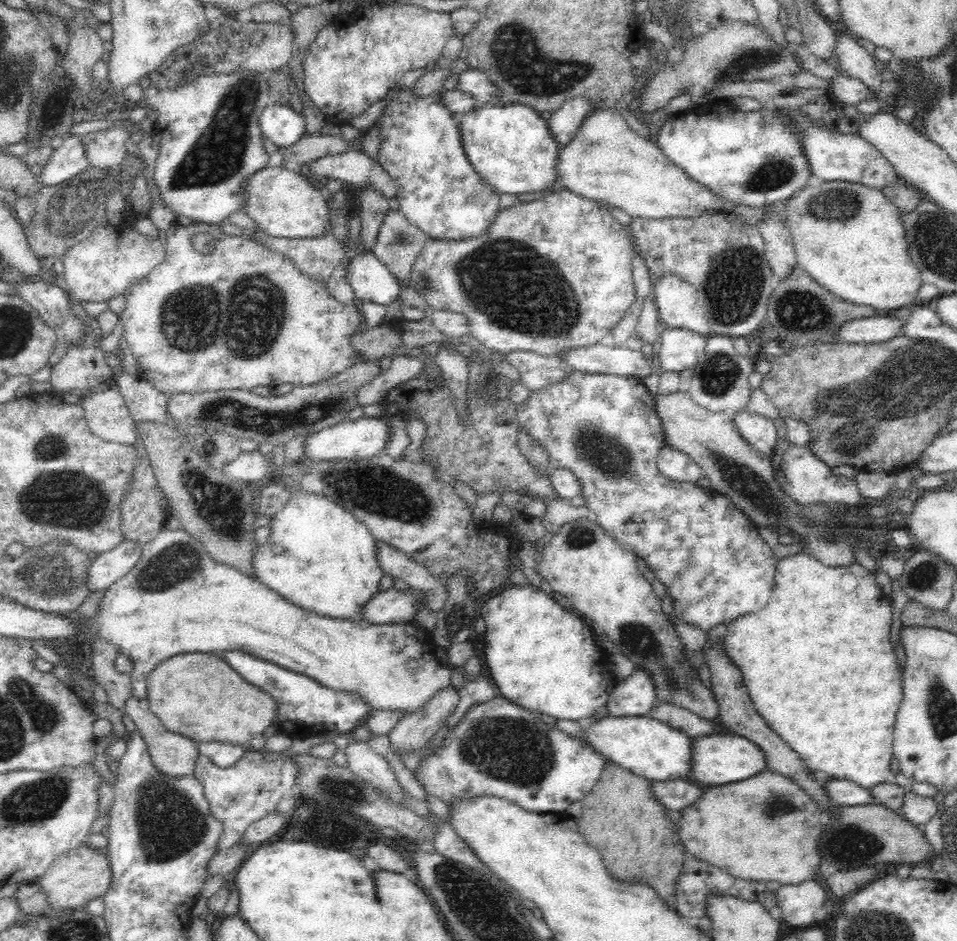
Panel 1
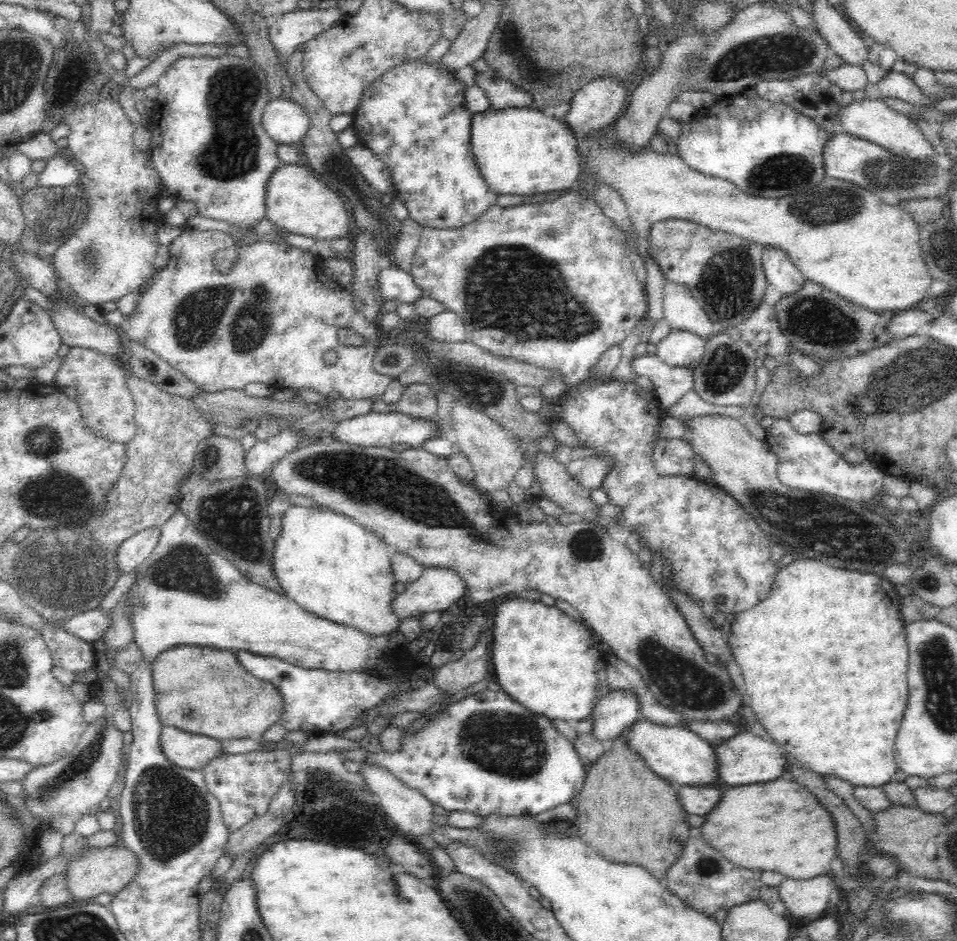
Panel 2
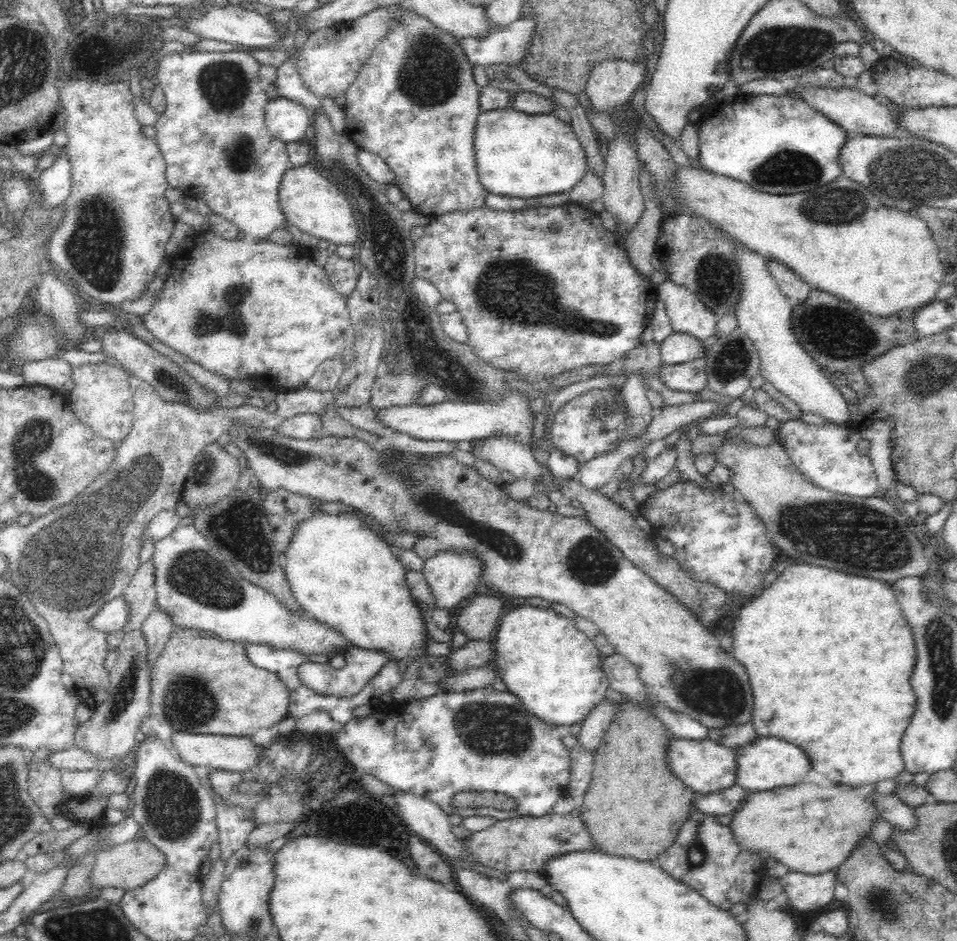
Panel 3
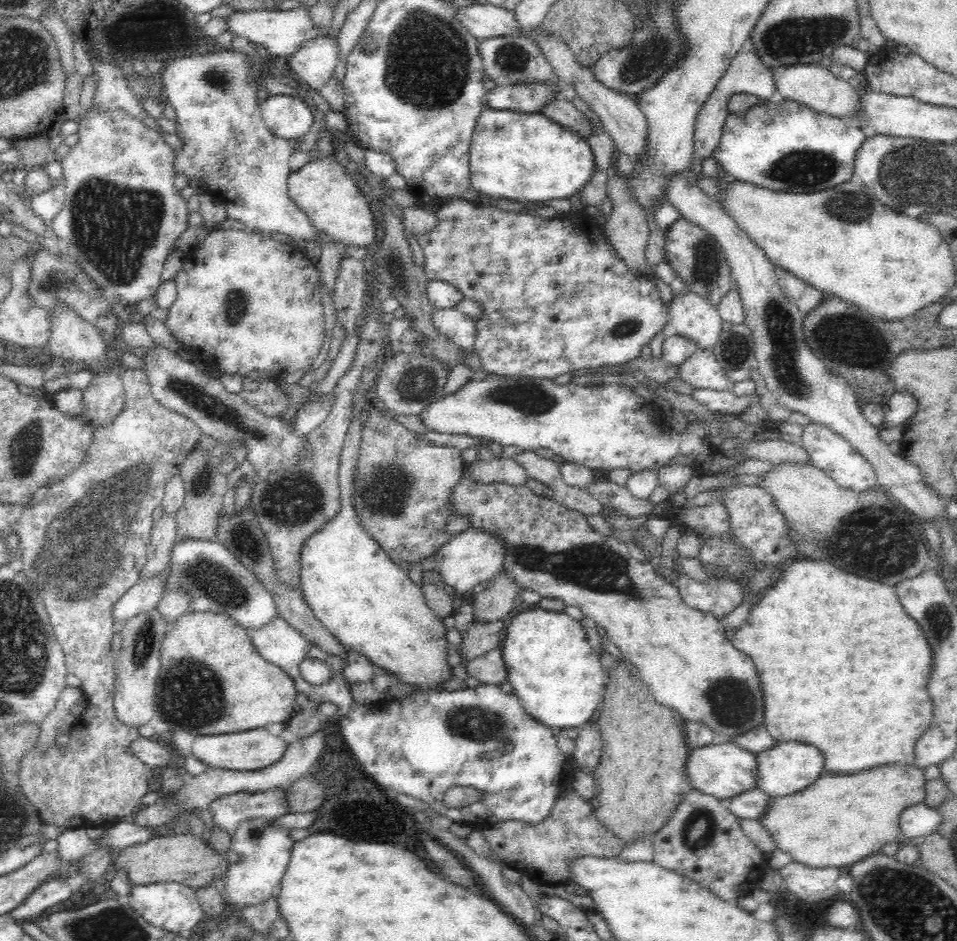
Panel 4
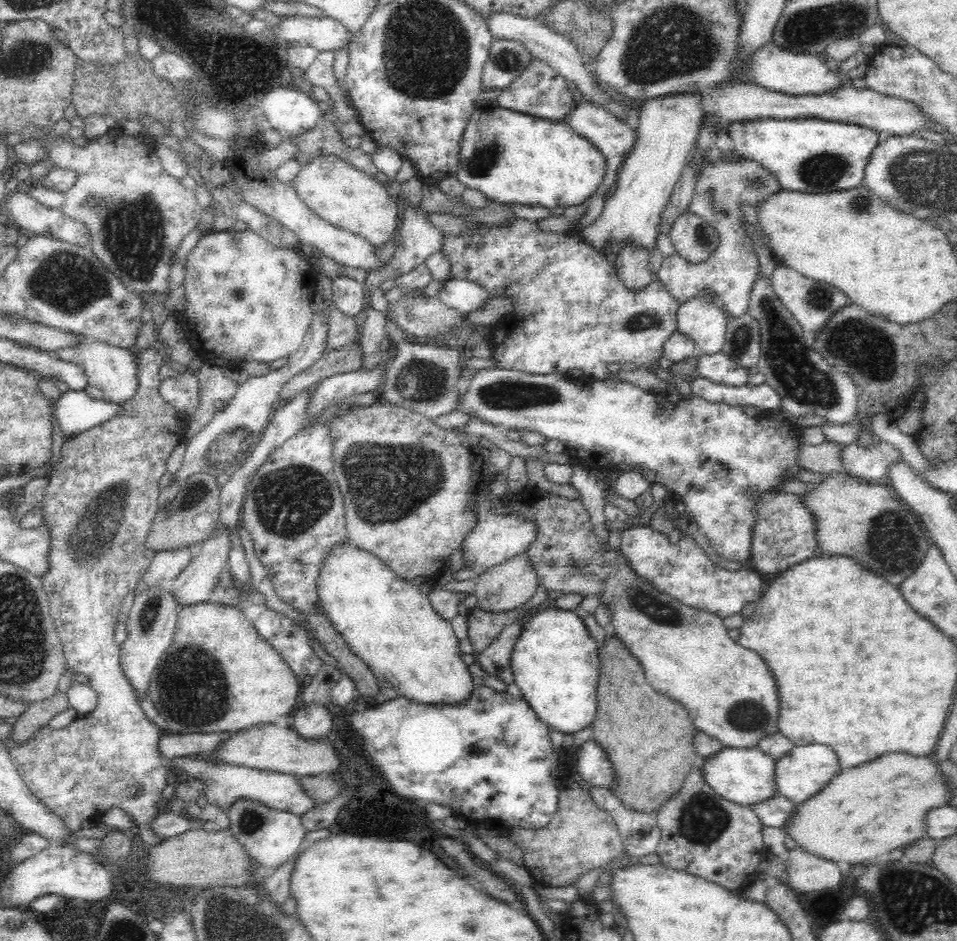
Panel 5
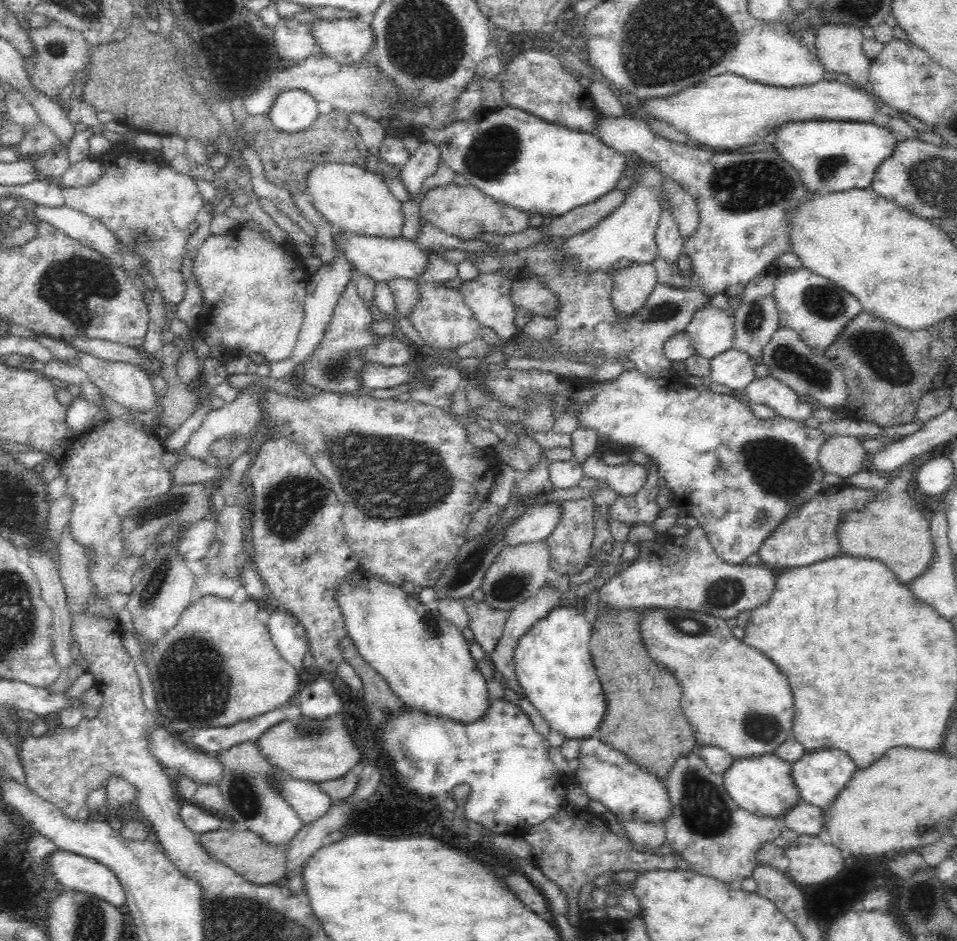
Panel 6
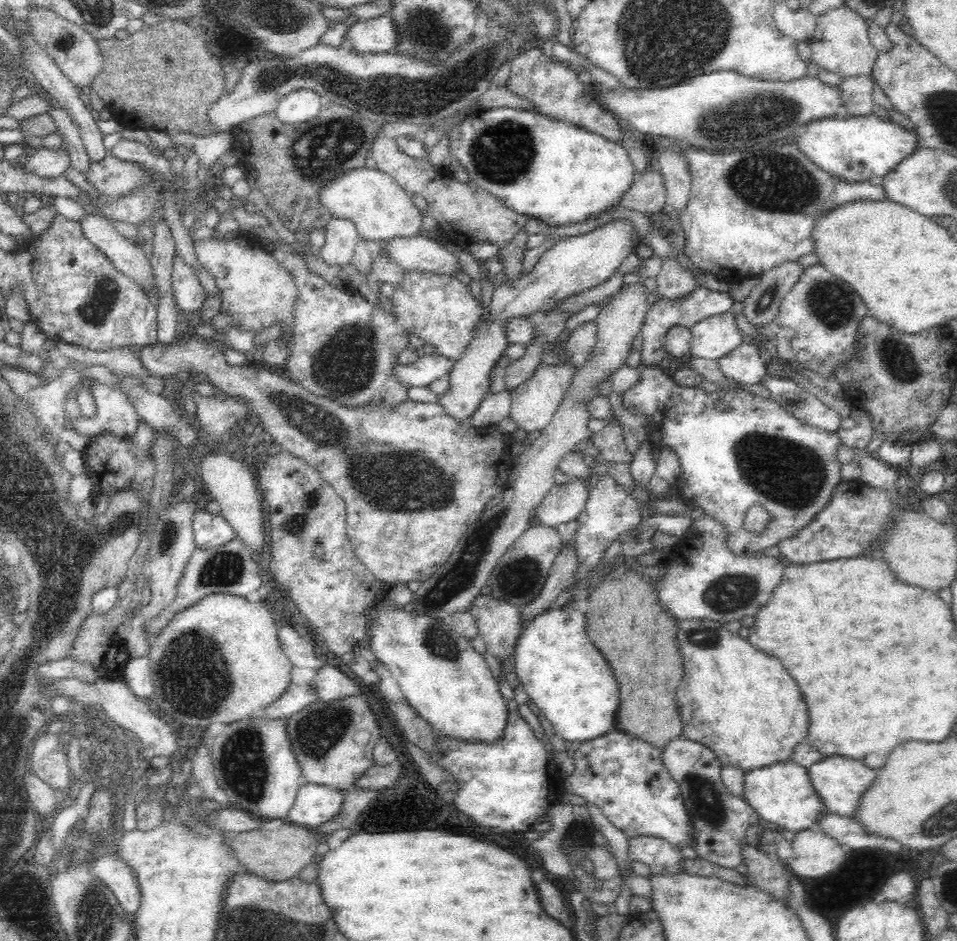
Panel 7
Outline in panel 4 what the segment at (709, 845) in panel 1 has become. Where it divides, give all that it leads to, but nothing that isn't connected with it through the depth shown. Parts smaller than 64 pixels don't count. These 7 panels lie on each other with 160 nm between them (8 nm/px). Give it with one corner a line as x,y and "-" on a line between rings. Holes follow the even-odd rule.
889,764
879,765
876,768
866,769
862,772
857,772
849,775
832,775
822,774
818,777
808,788
804,791
794,792
793,795
788,796
774,796
768,798
768,804
766,804
766,810
760,818
756,818
756,821
768,831
768,835
774,839
776,847
780,848
783,852
789,854
794,862
804,864
810,868
826,868
826,867
842,867
854,864
858,860
862,860
869,854
880,852
882,844
888,844
888,842
896,842
902,835
901,825
898,824
898,819
901,816
901,812
906,807
910,807
913,804
924,802
926,798
925,791
925,772
923,768
916,768
914,765
903,764

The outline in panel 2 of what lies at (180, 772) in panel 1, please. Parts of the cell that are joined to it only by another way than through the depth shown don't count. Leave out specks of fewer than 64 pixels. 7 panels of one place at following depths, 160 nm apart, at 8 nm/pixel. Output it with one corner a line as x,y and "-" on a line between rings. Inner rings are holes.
164,726
160,740
162,750
170,764
188,770
201,769
208,760
222,753
219,740
183,732
174,727

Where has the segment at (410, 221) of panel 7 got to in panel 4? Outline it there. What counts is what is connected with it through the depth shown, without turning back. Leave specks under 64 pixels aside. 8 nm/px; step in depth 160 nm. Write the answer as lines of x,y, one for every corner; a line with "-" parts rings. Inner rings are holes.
322,155
314,162
291,171
287,178
287,189
290,199
306,213
310,223
332,241
350,247
366,247
372,242
376,220
370,208
370,200
366,200
366,196
350,178
349,171
344,170
333,155

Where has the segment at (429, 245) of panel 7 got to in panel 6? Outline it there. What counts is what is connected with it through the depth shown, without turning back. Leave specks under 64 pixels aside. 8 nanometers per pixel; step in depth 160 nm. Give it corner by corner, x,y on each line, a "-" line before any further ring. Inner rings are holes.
343,231
342,236
333,236
336,247
342,247
347,253
352,268
360,273
374,277
375,281
387,281
389,278
406,277
416,279
422,276
431,263
431,252
422,247
416,239
408,240
399,237
358,236

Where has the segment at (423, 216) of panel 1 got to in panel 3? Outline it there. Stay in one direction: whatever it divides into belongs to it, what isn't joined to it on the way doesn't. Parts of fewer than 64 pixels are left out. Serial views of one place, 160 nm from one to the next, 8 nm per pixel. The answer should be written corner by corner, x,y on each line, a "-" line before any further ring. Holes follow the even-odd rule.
406,7
396,10
396,16
392,18
391,29
384,34
384,38
371,52
366,64
361,66
356,80
347,88
346,106
342,109
346,113
346,127
344,135
357,144
358,148
373,152
386,161
394,173
393,183
400,187
405,198
408,198
414,211
426,216
438,216
449,212
470,212
471,209
482,208
485,205
489,192
482,186
477,173
477,166
474,152
474,136
477,126
478,116
481,114
480,87
474,83
473,65
465,56
462,48
458,45
459,39
451,36
448,32
438,29
425,17
414,13
412,9

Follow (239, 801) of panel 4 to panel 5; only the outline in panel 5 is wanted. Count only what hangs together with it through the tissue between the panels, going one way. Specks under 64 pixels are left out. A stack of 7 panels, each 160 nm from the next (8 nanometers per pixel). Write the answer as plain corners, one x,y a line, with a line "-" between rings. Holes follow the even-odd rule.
197,755
195,760
191,760
187,756
176,757
171,765
182,768
186,774
190,774
191,778
205,780
205,784
207,784
205,797
208,803
214,805
214,807
220,807
222,811
229,812
231,805
239,798
258,801
268,808
291,812
299,816
315,805
314,799
308,797
306,791
300,787
297,777
290,776
290,774
276,771
259,771
255,768
236,766
230,763
216,763
216,761
212,761
203,755

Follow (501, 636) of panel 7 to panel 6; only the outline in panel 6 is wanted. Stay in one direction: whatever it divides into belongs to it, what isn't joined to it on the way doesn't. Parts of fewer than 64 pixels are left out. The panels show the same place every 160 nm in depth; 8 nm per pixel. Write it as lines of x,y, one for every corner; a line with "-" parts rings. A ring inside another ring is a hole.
472,596
461,600
468,617
470,628
484,653
489,655
497,647
498,640
502,636
504,625
509,616
509,610
502,610
490,606
486,601
472,599

